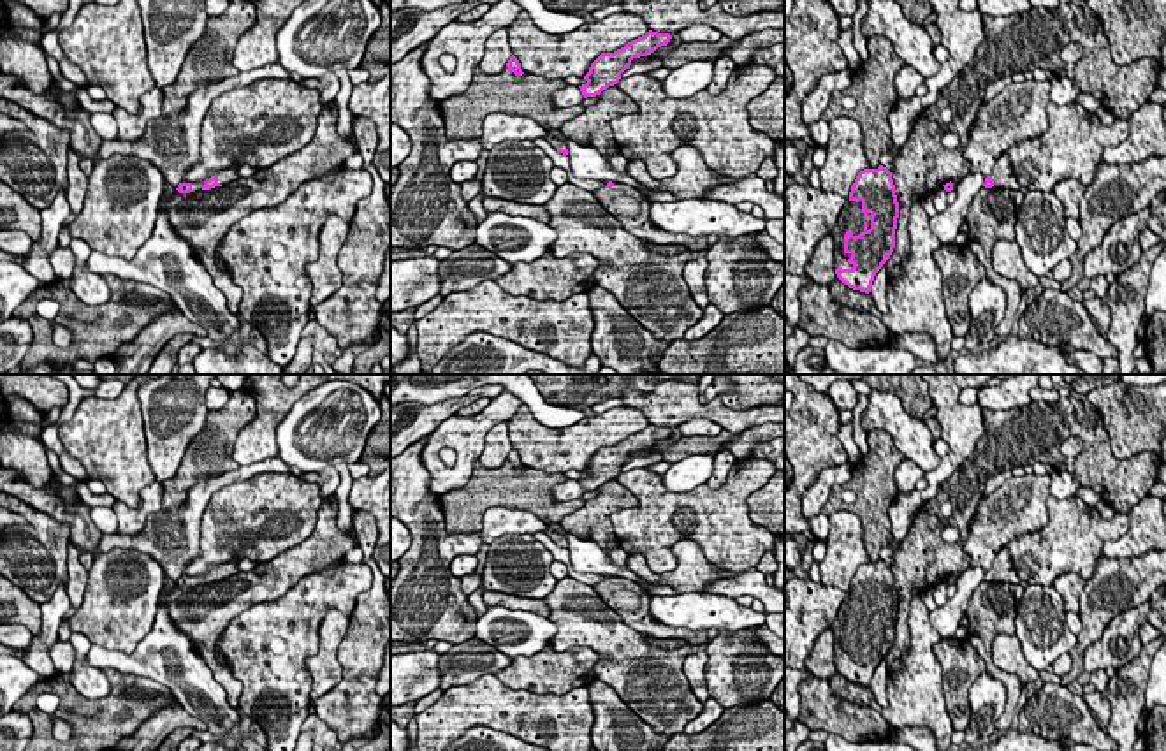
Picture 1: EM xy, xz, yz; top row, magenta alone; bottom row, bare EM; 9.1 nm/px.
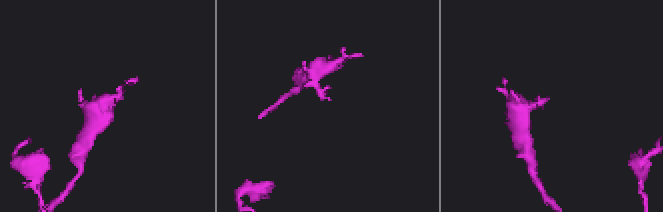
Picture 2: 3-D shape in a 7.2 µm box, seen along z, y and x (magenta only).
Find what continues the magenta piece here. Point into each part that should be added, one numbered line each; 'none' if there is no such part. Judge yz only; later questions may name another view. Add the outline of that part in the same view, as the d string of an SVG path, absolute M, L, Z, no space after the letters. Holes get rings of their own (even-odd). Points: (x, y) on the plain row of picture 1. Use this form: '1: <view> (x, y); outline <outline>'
1: yz (1003, 570); outline M1002 549L995 556L990 570L995 582L1022 584L1024 587L1027 586L1015 572L1008 549Z
2: yz (850, 612); outline M849 594L842 600L835 621L832 623L834 638L834 656L835 663L853 663L853 658L848 656L851 647L844 645L844 628L849 624L853 630L864 626L864 607L862 594Z

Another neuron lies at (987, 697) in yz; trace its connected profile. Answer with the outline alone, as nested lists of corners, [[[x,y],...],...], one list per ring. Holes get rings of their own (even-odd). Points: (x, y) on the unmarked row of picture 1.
[[[983,670],[969,689],[969,705],[969,728],[973,733],[987,740],[995,730],[995,721],[1006,709],[1004,684]]]

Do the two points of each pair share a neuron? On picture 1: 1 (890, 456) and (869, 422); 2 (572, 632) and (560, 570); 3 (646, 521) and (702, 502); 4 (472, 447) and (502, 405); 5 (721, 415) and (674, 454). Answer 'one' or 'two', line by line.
1: two
2: two
3: one
4: one
5: two

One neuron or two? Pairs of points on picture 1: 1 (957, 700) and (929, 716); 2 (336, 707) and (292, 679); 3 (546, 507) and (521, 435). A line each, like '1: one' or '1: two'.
1: two
2: two
3: two

